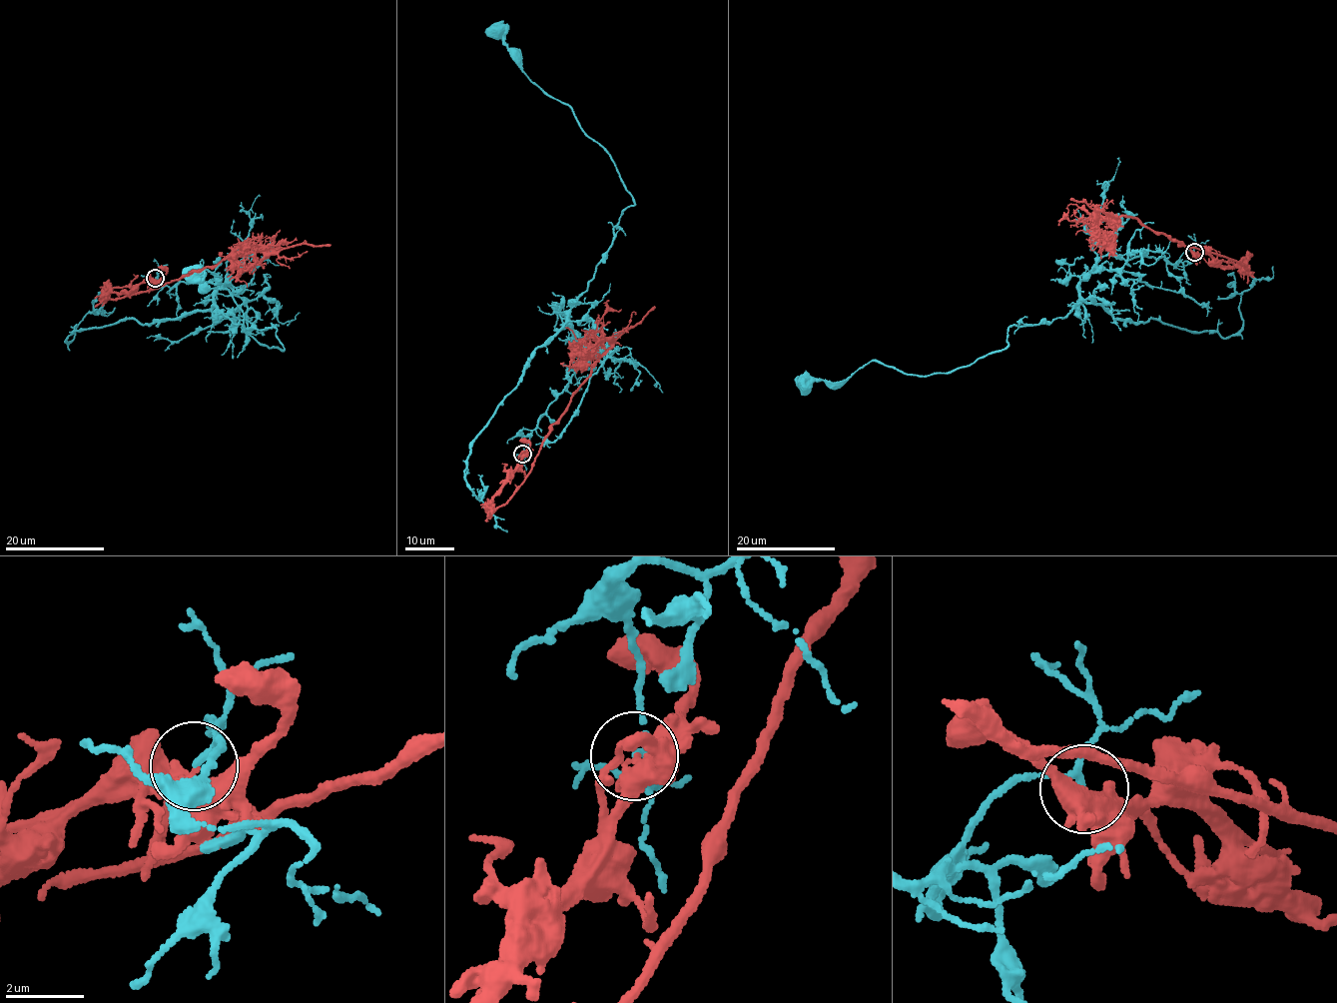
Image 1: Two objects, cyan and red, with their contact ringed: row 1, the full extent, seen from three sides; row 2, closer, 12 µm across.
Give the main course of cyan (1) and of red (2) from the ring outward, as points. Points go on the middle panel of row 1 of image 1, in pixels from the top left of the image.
1: (522, 454), (520, 432), (535, 428), (581, 361), (565, 316), (634, 203), (573, 108), (527, 78), (498, 32)
2: (522, 454), (519, 464), (522, 472), (527, 474), (549, 427), (588, 376), (594, 361), (655, 307)

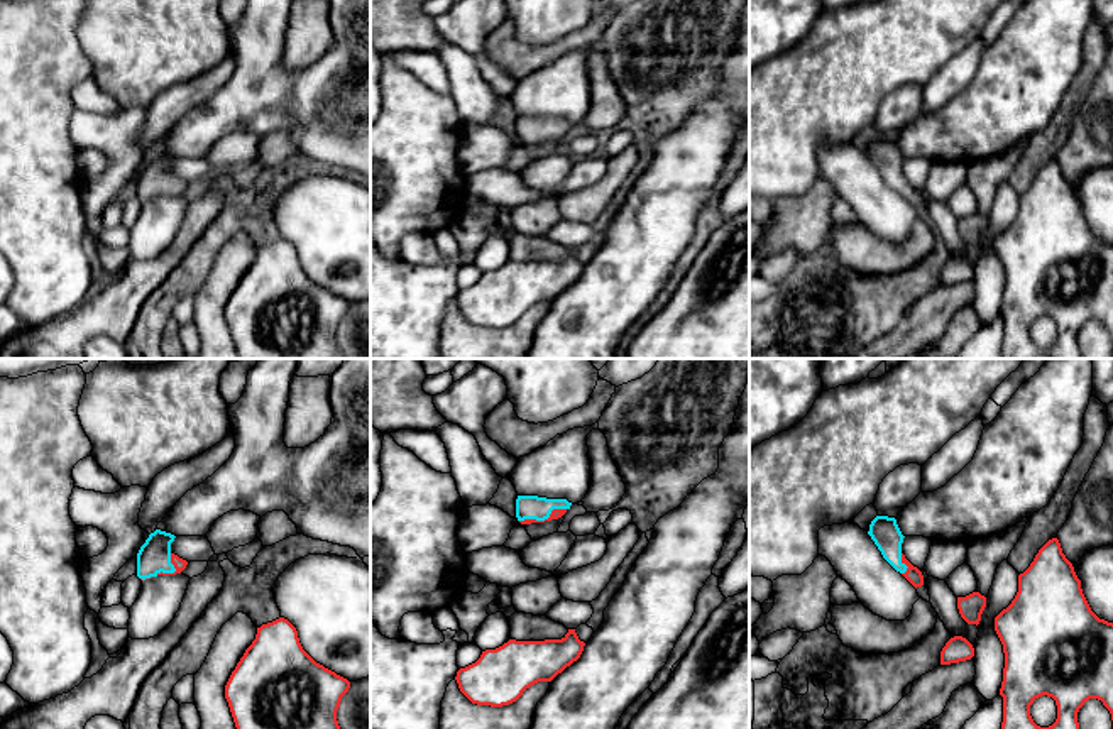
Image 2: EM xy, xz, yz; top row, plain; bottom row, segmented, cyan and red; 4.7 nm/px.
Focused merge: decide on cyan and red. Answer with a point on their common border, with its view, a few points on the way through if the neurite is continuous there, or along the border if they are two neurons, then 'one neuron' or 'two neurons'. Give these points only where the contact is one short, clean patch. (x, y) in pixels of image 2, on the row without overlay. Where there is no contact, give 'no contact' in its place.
xz (543, 141) | along xz (565, 129), (555, 129), (543, 141), (520, 142) | two neurons

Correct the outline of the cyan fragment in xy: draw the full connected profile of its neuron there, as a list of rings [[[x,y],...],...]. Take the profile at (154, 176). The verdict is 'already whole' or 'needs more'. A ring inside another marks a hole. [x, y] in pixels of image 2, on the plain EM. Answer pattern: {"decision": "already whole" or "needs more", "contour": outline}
{"decision": "already whole", "contour": [[[156,151],[149,156],[145,164],[137,174],[137,198],[145,201],[162,195],[174,195],[176,189],[171,184],[171,164],[174,156]]]}

